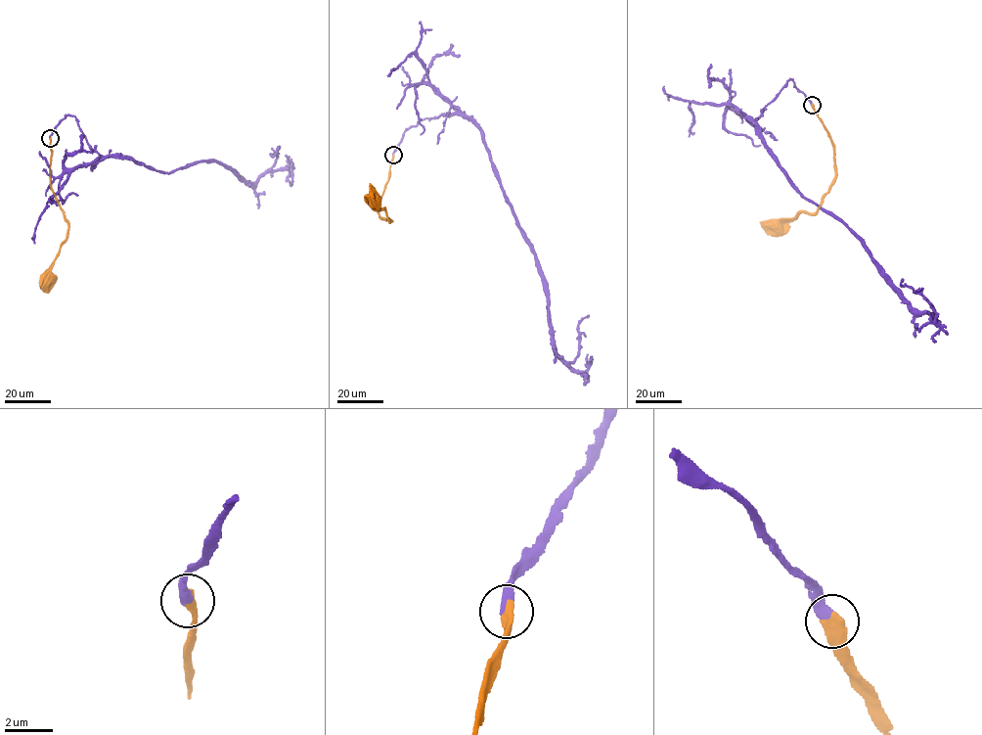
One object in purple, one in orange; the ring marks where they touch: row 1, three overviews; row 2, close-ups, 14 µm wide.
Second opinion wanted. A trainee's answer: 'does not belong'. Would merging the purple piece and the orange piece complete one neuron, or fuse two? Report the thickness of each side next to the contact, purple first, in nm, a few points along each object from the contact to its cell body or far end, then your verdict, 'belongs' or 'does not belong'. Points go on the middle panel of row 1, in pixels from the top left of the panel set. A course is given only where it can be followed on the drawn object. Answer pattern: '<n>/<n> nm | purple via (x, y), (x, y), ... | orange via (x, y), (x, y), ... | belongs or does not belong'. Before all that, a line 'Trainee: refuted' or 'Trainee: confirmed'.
Trainee: refuted
460/600 nm | purple via (393, 156), (421, 120), (471, 117), (546, 285), (561, 359), (578, 354), (588, 315) | orange via (393, 156), (378, 211), (380, 218), (390, 222), (385, 209), (374, 204), (375, 201) | belongs

